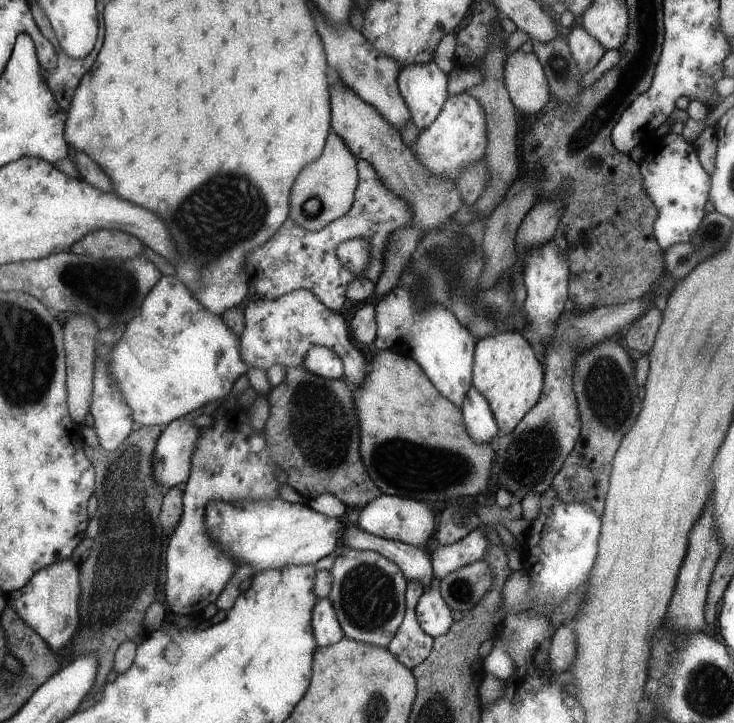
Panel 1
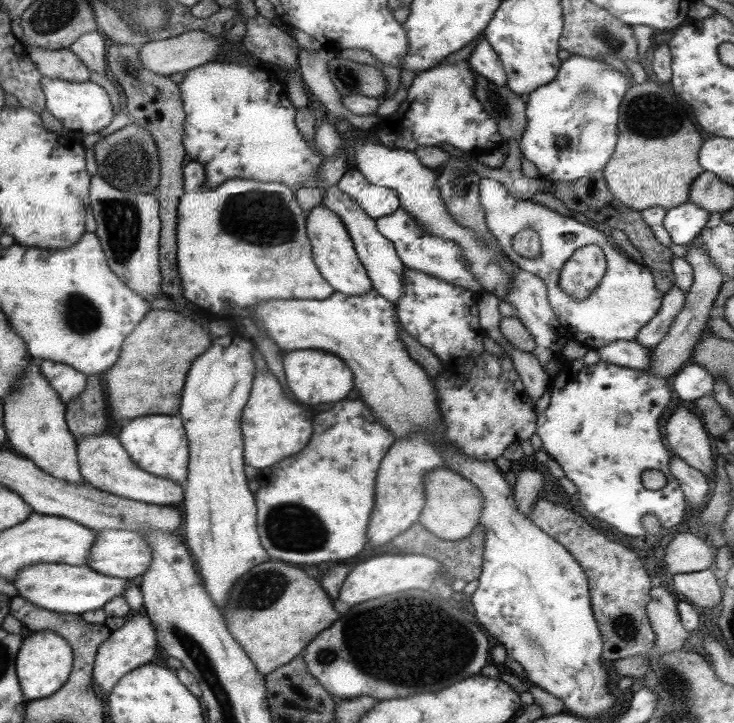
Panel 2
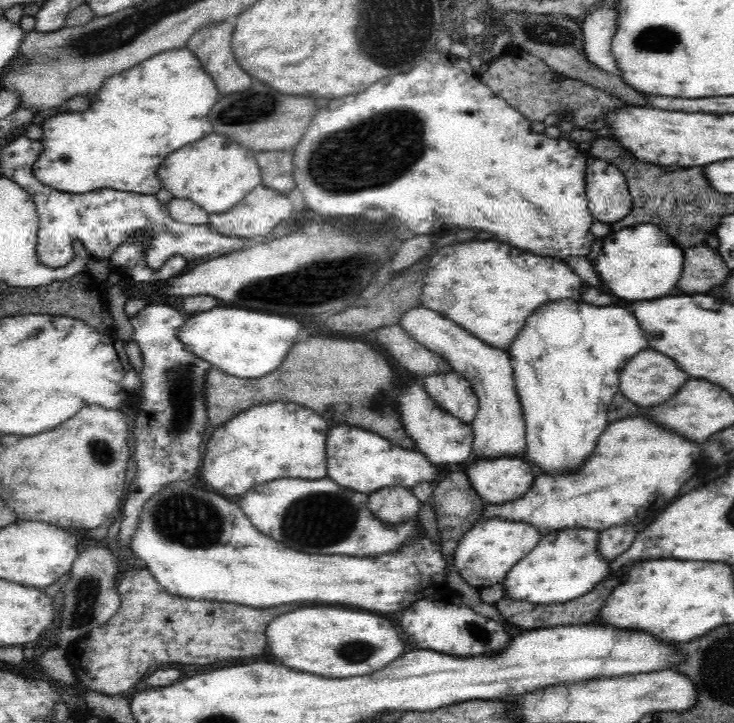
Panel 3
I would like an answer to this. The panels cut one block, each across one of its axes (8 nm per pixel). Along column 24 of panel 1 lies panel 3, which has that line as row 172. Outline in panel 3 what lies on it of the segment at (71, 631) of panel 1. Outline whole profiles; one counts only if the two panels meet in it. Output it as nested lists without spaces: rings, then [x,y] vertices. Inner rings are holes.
[[[590,150],[582,152],[586,154],[586,198],[592,220],[608,226],[620,222],[634,204],[626,178],[616,170],[616,166],[592,158]]]

